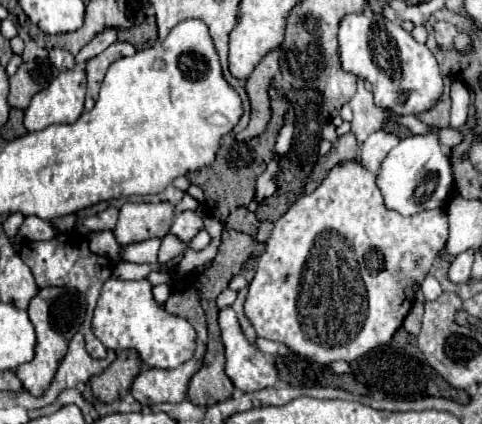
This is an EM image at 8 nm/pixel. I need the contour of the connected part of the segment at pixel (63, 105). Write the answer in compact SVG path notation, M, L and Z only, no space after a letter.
M85 69L61 71L53 83L37 93L25 109L27 131L41 131L55 123L75 123L83 113Z

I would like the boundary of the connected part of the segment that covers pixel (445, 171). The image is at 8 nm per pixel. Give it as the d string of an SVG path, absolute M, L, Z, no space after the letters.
M413 135L399 141L399 145L395 145L381 163L377 173L377 187L383 195L385 207L401 215L413 215L443 207L453 191L453 173L449 157L439 147L437 135Z

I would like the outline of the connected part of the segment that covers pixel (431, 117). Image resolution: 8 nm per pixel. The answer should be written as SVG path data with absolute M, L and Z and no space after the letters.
M443 95L443 103L439 101L429 113L423 113L419 119L427 125L437 125L437 127L447 127L449 123L449 107L451 107L451 101L449 101L449 95Z

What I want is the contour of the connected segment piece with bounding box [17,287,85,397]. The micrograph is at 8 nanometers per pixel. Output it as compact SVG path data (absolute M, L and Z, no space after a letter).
M45 287L45 289L41 289L37 293L37 297L33 297L27 313L29 313L31 323L35 325L35 331L37 331L37 347L35 347L33 361L23 363L23 365L17 367L17 377L21 379L23 387L31 395L41 397L49 389L49 385L51 385L51 381L53 381L53 377L57 373L57 367L59 367L61 359L67 353L67 345L69 345L71 337L83 325L83 319L85 319L85 297L77 295L75 289Z

